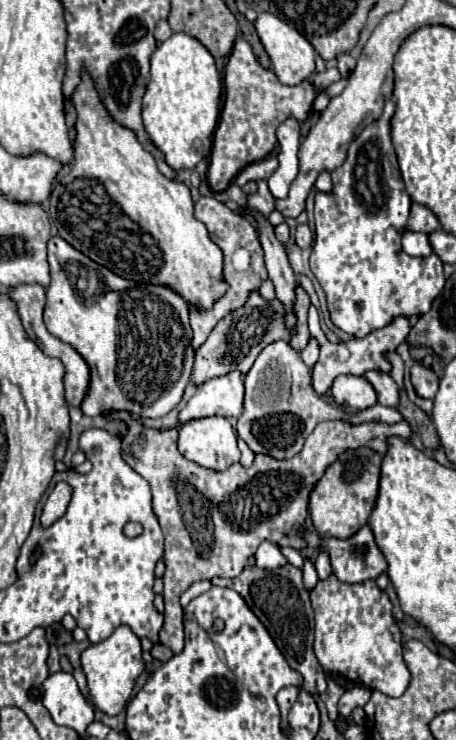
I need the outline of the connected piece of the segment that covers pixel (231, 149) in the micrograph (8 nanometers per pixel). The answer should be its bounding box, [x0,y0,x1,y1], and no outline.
[207,40,315,190]

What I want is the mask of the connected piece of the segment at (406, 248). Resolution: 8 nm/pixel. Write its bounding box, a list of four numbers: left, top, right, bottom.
[401,230,433,256]

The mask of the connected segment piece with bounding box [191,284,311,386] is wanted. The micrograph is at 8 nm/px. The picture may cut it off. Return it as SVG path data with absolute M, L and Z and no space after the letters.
M297 284L295 286L295 302L293 302L293 314L297 318L295 322L295 330L289 330L285 326L285 306L281 300L273 298L273 300L265 300L261 298L261 294L255 290L249 294L247 302L243 306L239 306L237 310L229 312L225 318L221 318L221 322L217 322L217 326L211 330L209 338L197 348L195 354L195 366L193 366L193 374L191 374L191 382L193 386L201 386L203 382L211 380L211 378L219 378L225 376L233 370L239 370L243 376L251 370L255 358L261 354L261 350L277 340L285 340L289 342L297 352L301 352L309 340L311 334L307 330L307 310L311 306L309 294Z

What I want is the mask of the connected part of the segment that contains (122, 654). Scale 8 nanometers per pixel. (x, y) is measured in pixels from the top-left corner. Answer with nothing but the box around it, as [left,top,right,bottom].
[81,626,143,716]

